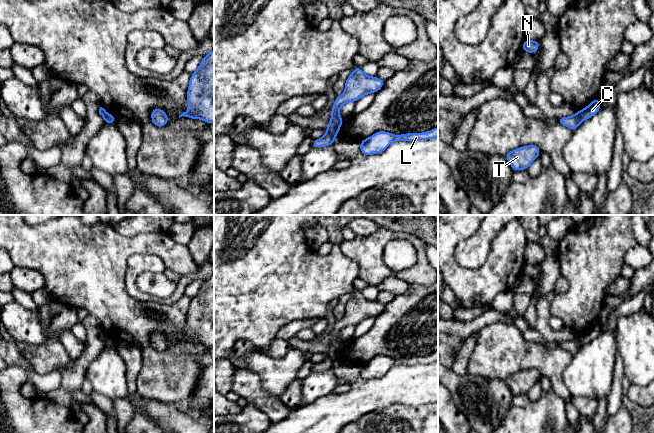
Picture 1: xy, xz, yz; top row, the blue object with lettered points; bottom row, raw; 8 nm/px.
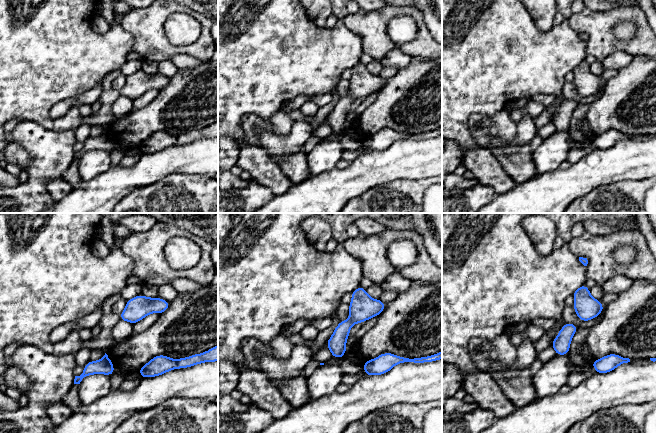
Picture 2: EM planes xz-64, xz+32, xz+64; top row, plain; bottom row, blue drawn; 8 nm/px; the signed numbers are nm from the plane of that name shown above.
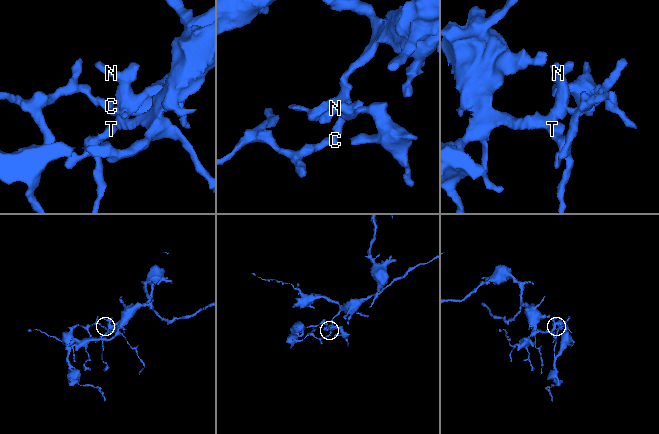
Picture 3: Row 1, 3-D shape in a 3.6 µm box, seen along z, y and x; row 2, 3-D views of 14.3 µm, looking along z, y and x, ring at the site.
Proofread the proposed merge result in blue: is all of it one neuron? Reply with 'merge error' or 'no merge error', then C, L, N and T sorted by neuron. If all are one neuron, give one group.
merge error; groups C / L N T

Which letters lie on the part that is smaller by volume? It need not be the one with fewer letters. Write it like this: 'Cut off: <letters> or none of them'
Cut off: C

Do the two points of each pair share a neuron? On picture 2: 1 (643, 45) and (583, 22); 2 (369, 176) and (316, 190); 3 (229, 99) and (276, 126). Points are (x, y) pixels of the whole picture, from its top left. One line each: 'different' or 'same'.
1: same
2: same
3: different

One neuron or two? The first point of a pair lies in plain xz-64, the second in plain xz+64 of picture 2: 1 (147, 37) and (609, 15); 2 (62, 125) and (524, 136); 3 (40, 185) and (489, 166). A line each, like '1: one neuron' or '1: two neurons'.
1: one neuron
2: two neurons
3: two neurons

